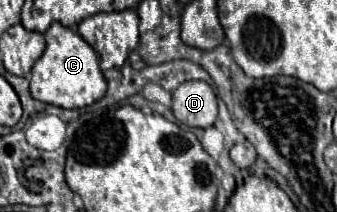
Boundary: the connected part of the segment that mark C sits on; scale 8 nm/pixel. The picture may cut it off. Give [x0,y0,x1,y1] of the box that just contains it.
[31,22,107,108]

